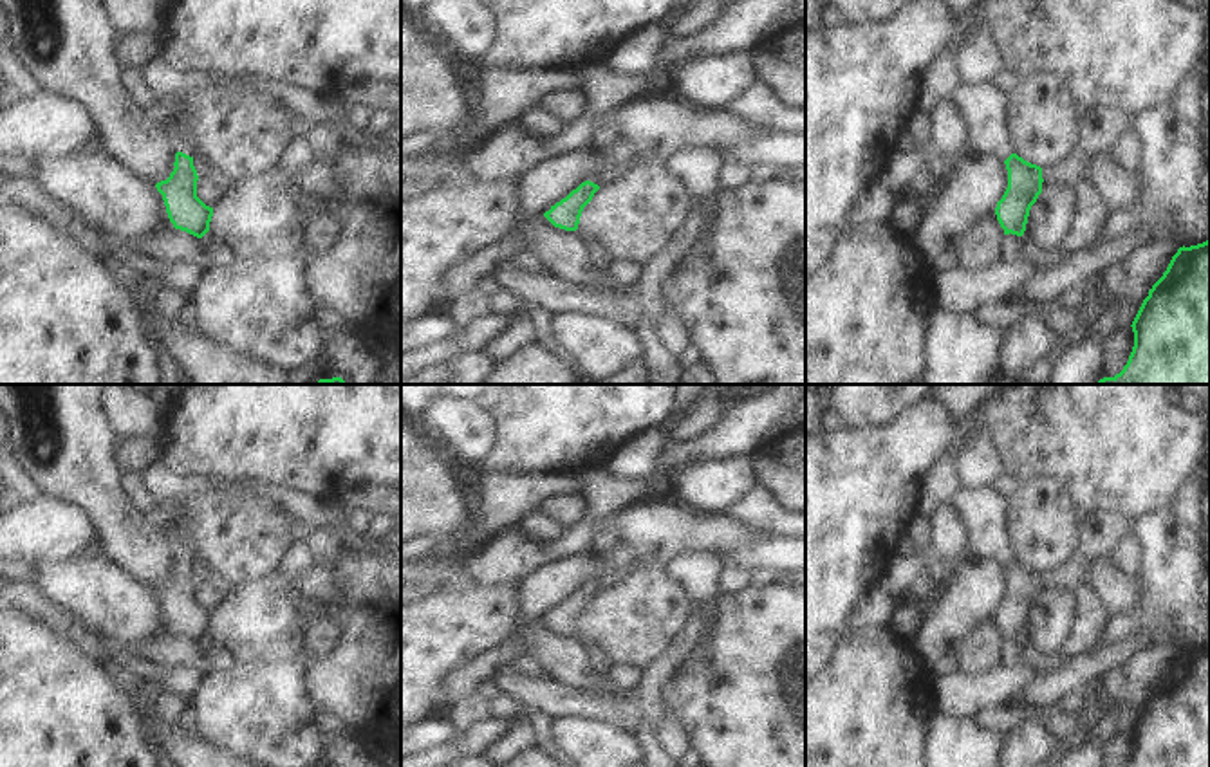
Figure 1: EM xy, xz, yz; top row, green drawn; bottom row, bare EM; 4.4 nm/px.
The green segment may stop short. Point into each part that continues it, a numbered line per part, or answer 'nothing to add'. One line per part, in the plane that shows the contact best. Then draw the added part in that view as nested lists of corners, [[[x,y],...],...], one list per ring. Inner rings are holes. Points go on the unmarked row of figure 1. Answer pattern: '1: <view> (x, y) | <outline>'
1: xy (185, 545) | [[[170,507],[164,516],[161,518],[166,523],[164,532],[172,538],[177,556],[182,556],[190,561],[197,561],[195,556],[195,540],[188,536],[177,536],[173,527],[177,523],[177,507]]]

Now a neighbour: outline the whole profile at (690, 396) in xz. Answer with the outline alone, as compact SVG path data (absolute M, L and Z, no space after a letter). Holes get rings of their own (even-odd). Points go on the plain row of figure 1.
M683 384L681 395L679 395L679 410L677 413L663 426L665 431L672 431L677 422L688 415L710 392L713 384Z

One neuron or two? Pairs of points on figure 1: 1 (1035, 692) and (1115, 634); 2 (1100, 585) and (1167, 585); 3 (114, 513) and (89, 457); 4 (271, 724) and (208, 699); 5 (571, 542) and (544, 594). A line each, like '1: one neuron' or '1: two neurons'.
1: two neurons
2: two neurons
3: one neuron
4: one neuron
5: two neurons

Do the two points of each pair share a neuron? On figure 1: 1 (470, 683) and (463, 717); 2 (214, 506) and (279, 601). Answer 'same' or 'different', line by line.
1: different
2: different

